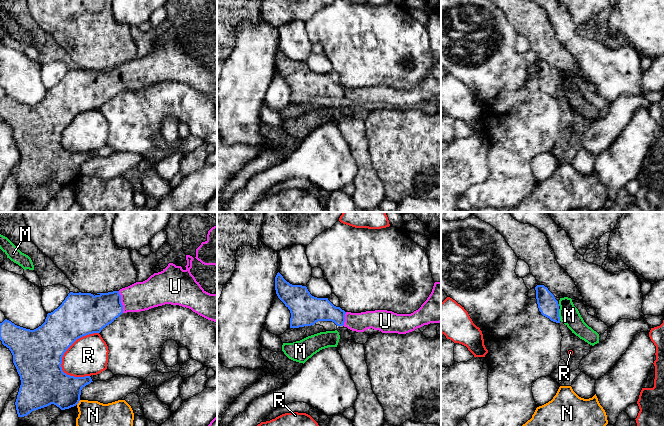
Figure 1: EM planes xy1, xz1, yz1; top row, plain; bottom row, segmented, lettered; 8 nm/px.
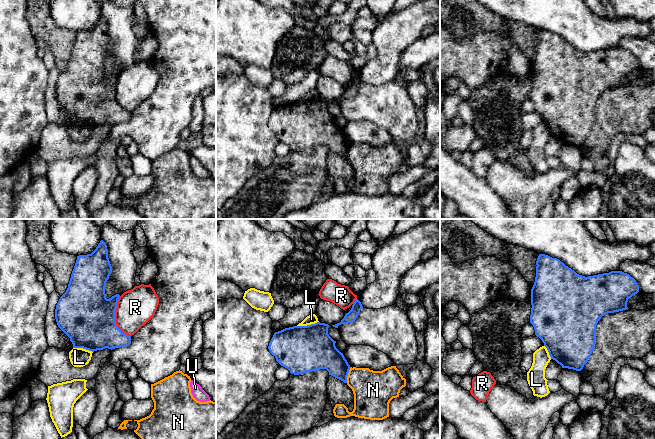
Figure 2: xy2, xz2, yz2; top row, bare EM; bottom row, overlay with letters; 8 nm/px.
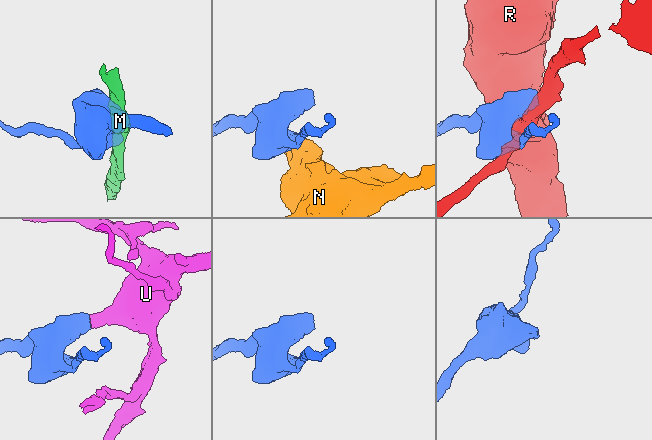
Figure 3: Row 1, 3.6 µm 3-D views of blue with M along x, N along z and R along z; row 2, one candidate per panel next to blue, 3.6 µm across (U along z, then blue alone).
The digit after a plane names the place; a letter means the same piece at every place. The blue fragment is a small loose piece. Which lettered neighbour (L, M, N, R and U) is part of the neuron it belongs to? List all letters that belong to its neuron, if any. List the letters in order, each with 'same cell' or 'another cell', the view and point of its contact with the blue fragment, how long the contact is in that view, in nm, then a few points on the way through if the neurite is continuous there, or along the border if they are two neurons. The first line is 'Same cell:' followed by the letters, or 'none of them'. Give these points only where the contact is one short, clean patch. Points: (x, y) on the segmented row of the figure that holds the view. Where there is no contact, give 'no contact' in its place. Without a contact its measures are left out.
Same cell: U
L: another cell; meets blue in xz2 at (307, 325); contact 180 nm long; border along xz2 (318, 321), (312, 324), (297, 326)
M: another cell; meets blue in yz1 at (558, 315); contact 100 nm long; border along yz1 (558, 309), (560, 320)
N: another cell; meets blue in xz2 at (347, 375); contact 130 nm long; border along xz2 (351, 367), (346, 382)
R: another cell; meets blue in xy1 at (70, 345); contact 440 nm long
U: same cell; meets blue in xy1 at (120, 302); contact 180 nm long; runs through xy1 (91, 313), (120, 302), (140, 296)

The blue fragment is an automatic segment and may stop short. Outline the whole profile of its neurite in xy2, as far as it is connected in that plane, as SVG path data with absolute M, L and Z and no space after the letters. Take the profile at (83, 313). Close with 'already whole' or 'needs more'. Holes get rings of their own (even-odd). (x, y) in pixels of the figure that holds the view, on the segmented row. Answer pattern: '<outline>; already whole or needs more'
M103 240L91 254L77 256L68 288L60 297L55 309L57 325L70 338L73 348L94 352L131 344L131 336L123 333L115 323L115 311L120 295L106 298L105 287L111 273L108 249Z; already whole

